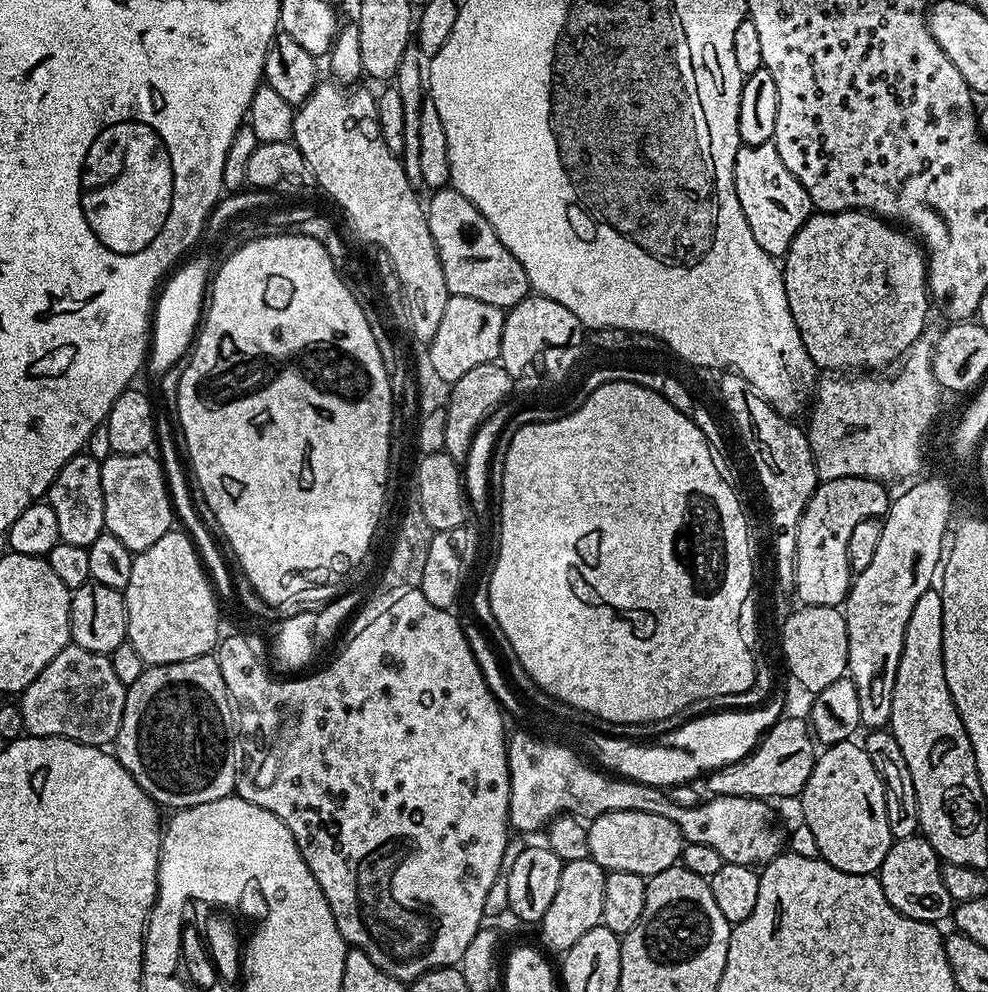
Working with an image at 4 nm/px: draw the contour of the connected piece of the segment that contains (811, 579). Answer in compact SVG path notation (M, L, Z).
M867 474L820 480L817 483L796 527L794 593L796 592L801 605L827 608L843 605L854 579L850 558L846 558L850 534L854 531L854 526L858 526L858 522L887 516L889 503L887 490Z

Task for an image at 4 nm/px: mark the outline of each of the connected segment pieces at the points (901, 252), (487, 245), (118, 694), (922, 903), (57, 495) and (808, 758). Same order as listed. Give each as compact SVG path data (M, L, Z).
M816 212L800 227L798 234L794 234L794 242L790 242L788 252L782 258L782 271L790 314L798 326L798 334L806 346L806 354L810 354L817 369L824 371L825 368L828 371L825 373L848 374L853 370L887 369L884 368L887 364L895 365L907 353L908 349L925 335L924 327L928 324L930 293L928 290L928 261L924 249L918 243L915 235L901 230L895 223L881 220L871 212Z
M454 187L435 189L429 196L432 197L426 200L428 225L449 293L478 298L478 302L490 302L490 306L505 310L522 302L530 292L526 270L522 270L518 258L506 250L486 217Z
M69 642L19 693L23 731L30 736L61 736L95 748L111 745L122 726L126 686L118 682L111 659L105 653L82 650Z
M923 834L893 840L886 858L882 858L878 879L882 894L886 894L886 902L906 918L939 925L940 920L953 915L954 901L942 880L942 861Z
M87 454L70 458L66 466L54 478L46 493L46 503L58 517L58 534L61 541L70 546L82 546L88 549L106 530L106 506L102 498L102 470L100 461Z
M785 715L776 721L747 756L707 773L712 796L741 796L771 801L772 796L799 797L816 764L818 744L807 719Z

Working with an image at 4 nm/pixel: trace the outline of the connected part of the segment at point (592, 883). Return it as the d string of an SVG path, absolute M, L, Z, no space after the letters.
M590 858L567 861L558 882L558 891L555 892L546 914L538 922L540 936L544 939L543 947L549 953L563 954L572 949L574 942L578 942L578 938L582 938L586 930L601 927L602 897L605 894L606 873L602 866L598 866L598 862Z

